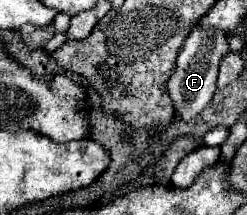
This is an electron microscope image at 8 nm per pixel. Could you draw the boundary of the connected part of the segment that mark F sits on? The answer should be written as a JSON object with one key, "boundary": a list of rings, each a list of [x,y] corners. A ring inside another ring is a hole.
{"boundary":[[[195,24],[195,28],[191,28],[189,36],[185,38],[181,52],[177,56],[177,68],[167,82],[167,90],[175,104],[175,114],[185,122],[193,120],[213,98],[221,58],[229,54],[227,40],[229,36],[223,36],[223,32],[207,32],[207,28],[199,28],[199,24]]]}

